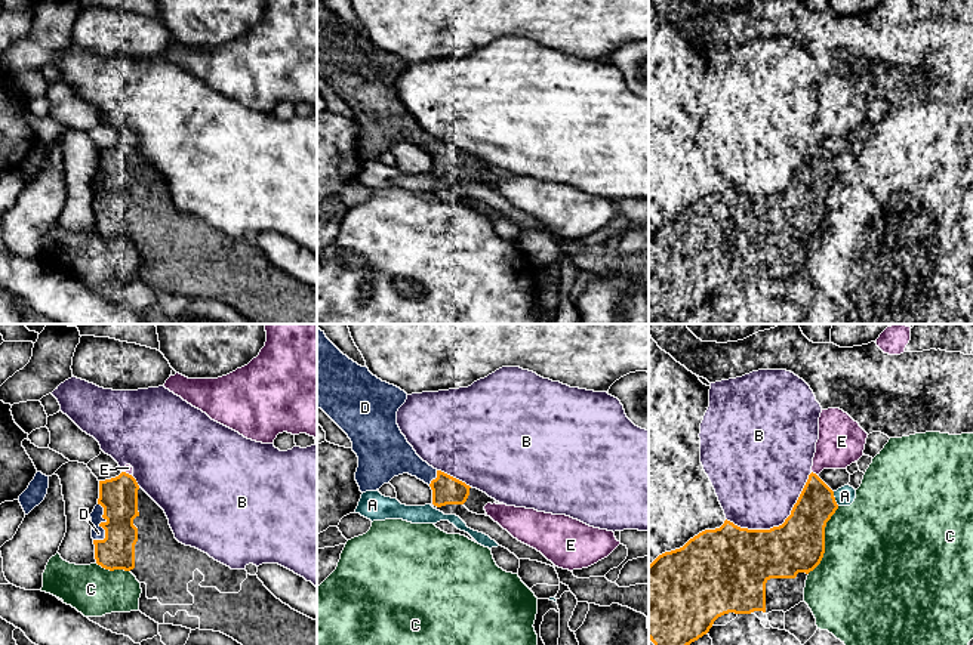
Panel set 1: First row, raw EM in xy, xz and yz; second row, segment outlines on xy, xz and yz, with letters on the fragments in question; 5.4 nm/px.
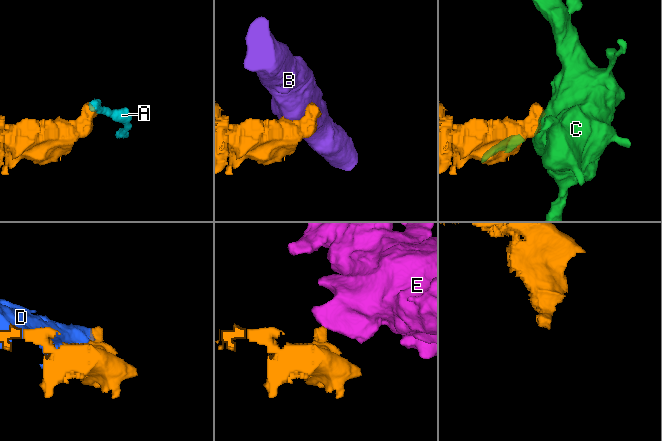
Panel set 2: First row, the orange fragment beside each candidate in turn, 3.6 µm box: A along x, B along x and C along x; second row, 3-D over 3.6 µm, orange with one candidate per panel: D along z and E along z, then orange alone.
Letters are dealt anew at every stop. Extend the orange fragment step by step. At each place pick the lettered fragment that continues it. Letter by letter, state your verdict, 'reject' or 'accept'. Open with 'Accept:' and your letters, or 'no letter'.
Accept: D
A: reject
B: reject
C: reject
D: accept
E: reject

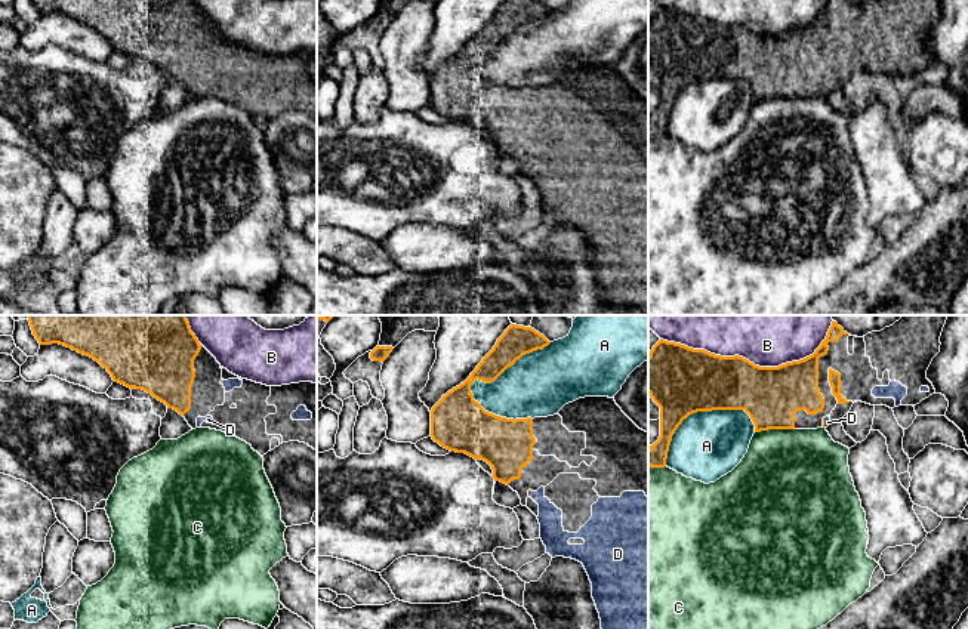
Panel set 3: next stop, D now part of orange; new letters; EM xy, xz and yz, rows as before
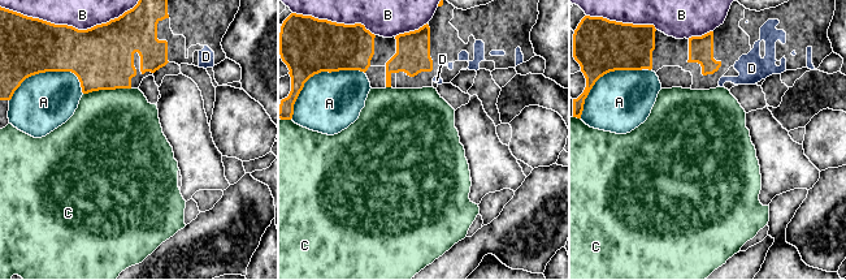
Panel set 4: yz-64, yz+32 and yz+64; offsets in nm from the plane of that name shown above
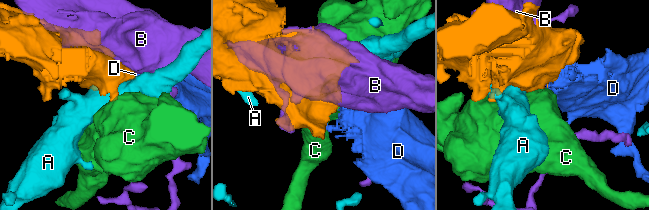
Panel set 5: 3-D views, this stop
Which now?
Accept: D
A: reject
B: reject
C: reject
D: accept

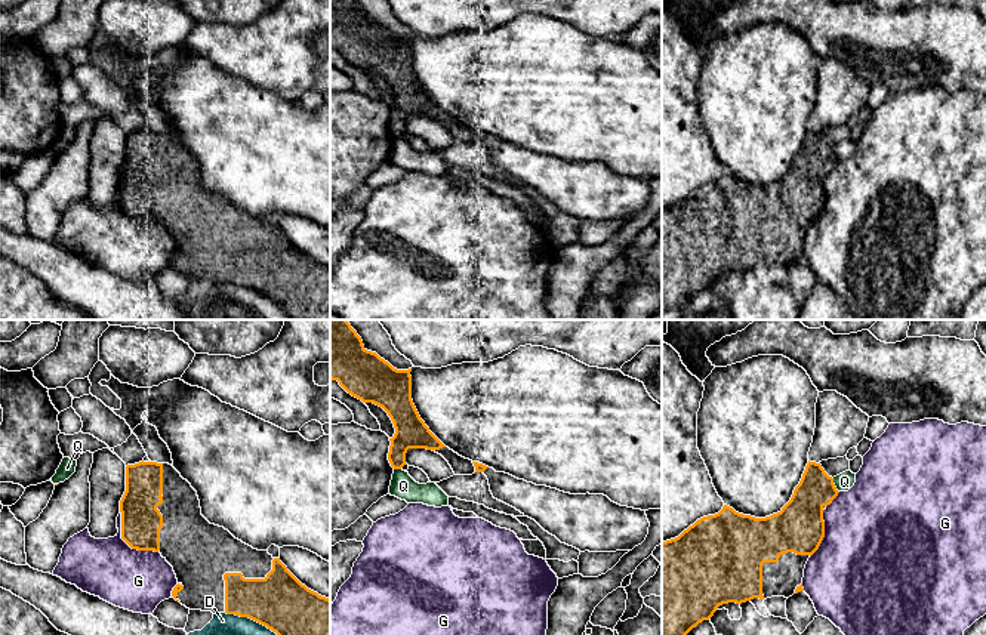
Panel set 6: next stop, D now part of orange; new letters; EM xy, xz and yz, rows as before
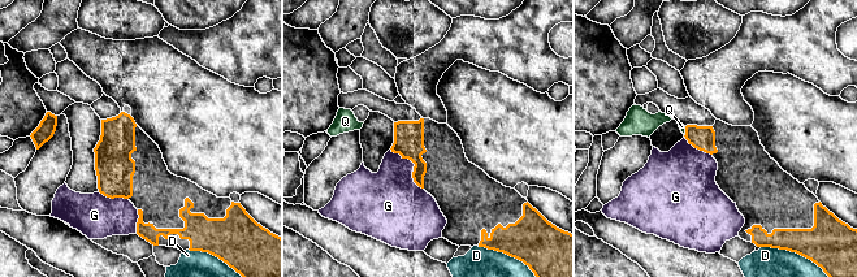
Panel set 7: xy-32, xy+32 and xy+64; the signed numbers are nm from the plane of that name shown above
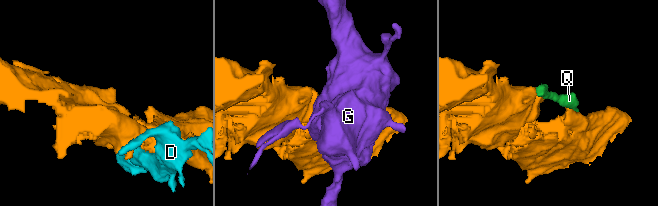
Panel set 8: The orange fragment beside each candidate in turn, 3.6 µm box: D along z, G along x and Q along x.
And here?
Accept: no letter
D: reject
G: reject
Q: reject

